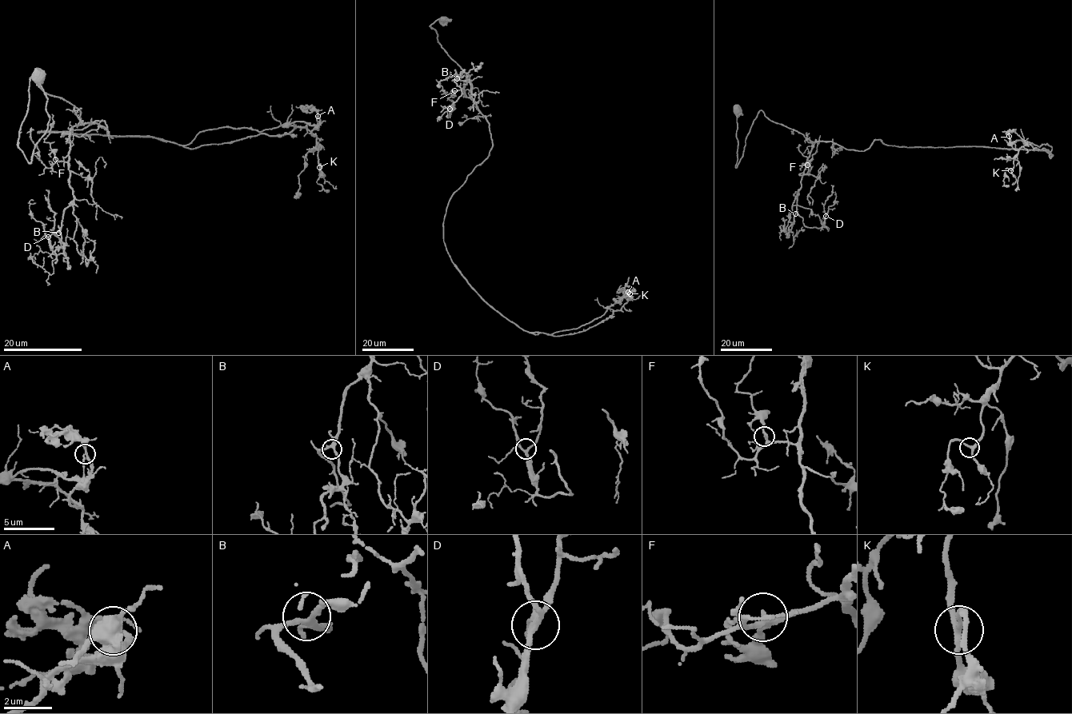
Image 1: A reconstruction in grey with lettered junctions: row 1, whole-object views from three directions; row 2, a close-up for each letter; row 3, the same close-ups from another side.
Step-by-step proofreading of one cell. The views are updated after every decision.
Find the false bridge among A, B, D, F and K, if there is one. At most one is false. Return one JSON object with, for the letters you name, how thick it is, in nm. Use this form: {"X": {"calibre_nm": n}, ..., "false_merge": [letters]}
{"A": {"calibre_nm": 200}, "false_merge": ["A"]}

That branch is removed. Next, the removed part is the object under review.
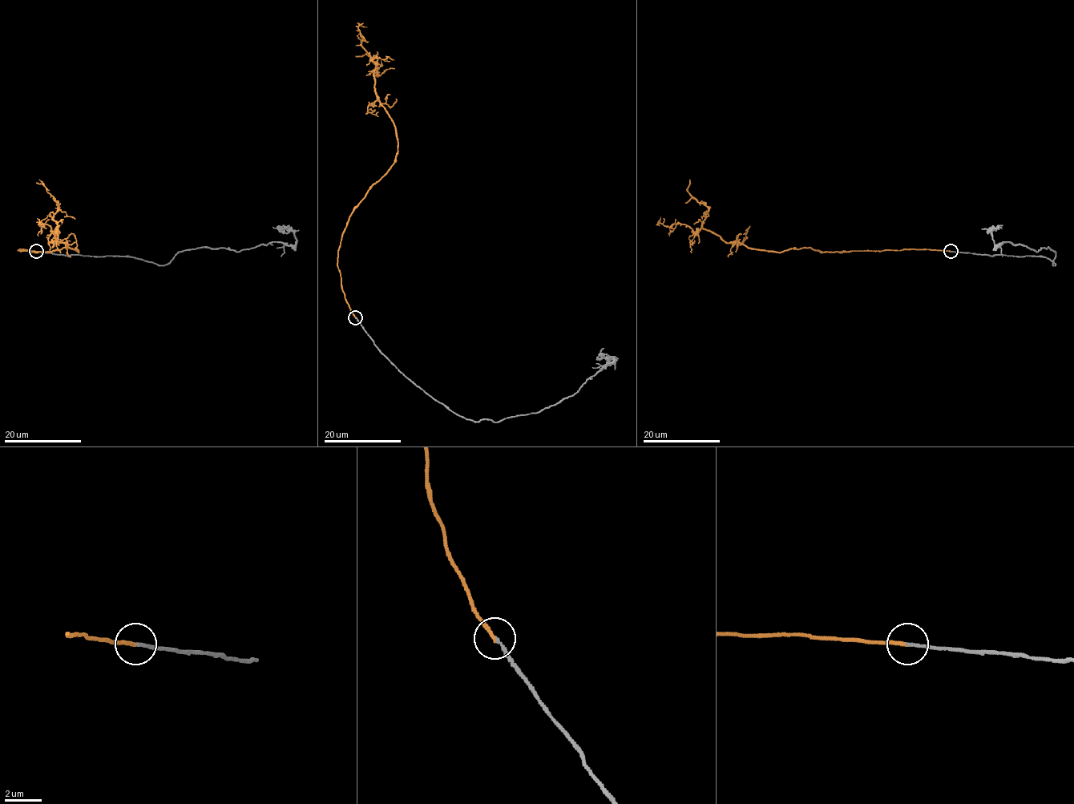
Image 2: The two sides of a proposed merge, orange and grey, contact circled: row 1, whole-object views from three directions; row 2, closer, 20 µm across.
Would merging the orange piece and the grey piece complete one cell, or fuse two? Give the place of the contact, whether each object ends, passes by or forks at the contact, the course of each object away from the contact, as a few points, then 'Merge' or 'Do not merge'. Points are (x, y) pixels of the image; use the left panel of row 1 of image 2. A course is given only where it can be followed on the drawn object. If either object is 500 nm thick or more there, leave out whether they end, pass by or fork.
Place: (36, 251). At the ring orange ends. At the ring grey ends. Course of orange: (35, 251), (78, 252), (56, 241), (53, 215), (58, 203), (36, 182). Course of grey: (35, 251), (132, 256), (166, 265), (179, 252), (203, 247), (238, 252), (296, 242), (293, 230), (273, 227). Merge

